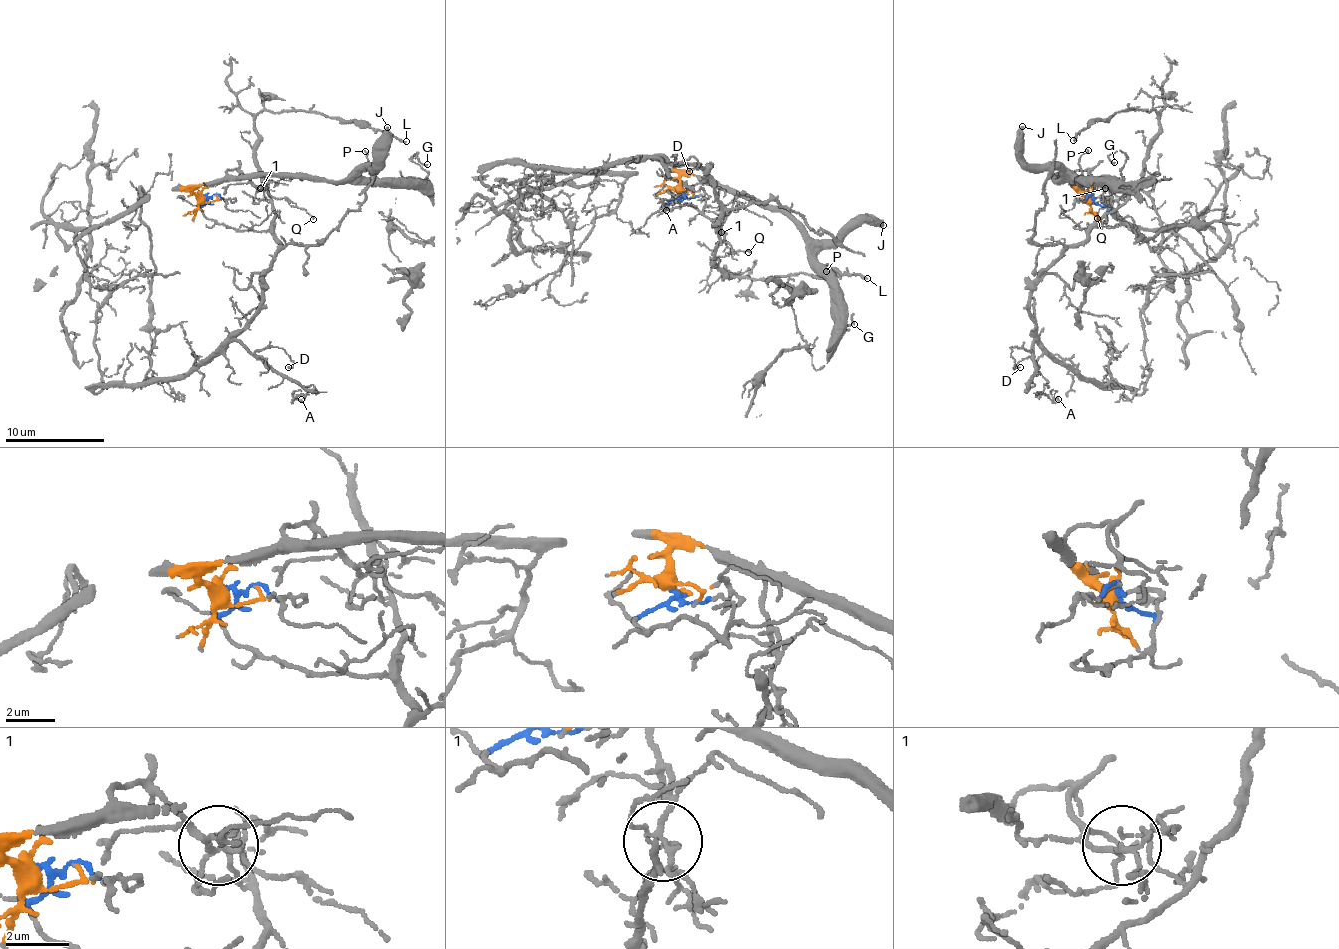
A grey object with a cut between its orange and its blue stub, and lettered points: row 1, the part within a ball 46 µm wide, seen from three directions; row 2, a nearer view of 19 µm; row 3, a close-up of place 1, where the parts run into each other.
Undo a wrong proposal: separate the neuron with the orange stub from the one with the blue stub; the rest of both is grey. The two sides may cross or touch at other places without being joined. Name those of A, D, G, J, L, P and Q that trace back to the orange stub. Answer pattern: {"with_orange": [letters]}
{"with_orange": ["G", "J", "P", "Q"]}

